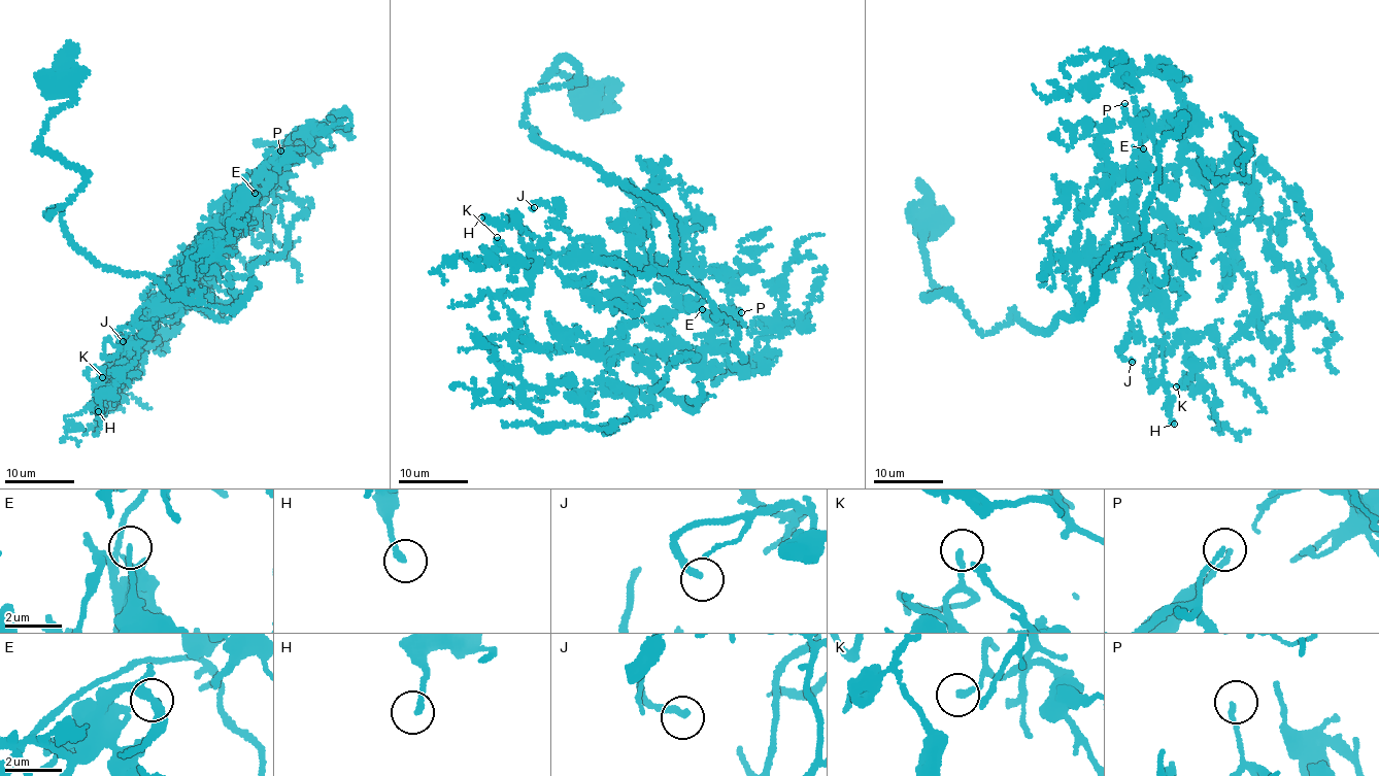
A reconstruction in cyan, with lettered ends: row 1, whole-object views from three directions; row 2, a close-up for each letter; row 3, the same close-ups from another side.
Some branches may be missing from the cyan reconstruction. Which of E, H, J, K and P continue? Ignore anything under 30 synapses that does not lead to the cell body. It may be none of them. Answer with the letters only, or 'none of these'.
J

